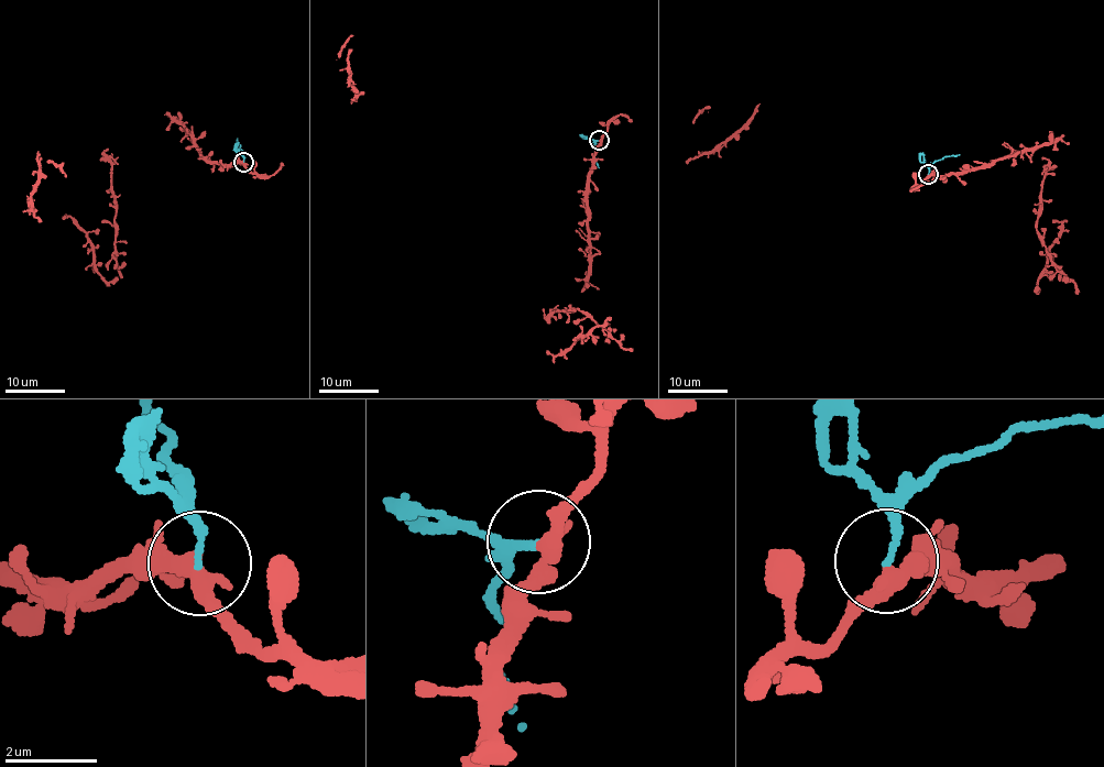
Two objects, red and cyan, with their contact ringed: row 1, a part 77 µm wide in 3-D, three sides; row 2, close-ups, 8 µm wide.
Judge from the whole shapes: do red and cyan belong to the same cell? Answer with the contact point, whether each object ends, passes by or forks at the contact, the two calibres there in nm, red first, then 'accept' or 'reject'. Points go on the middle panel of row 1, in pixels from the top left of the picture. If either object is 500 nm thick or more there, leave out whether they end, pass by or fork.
place (599, 140); red passes by; cyan ends; calibres 360 and 130 nm; reject

